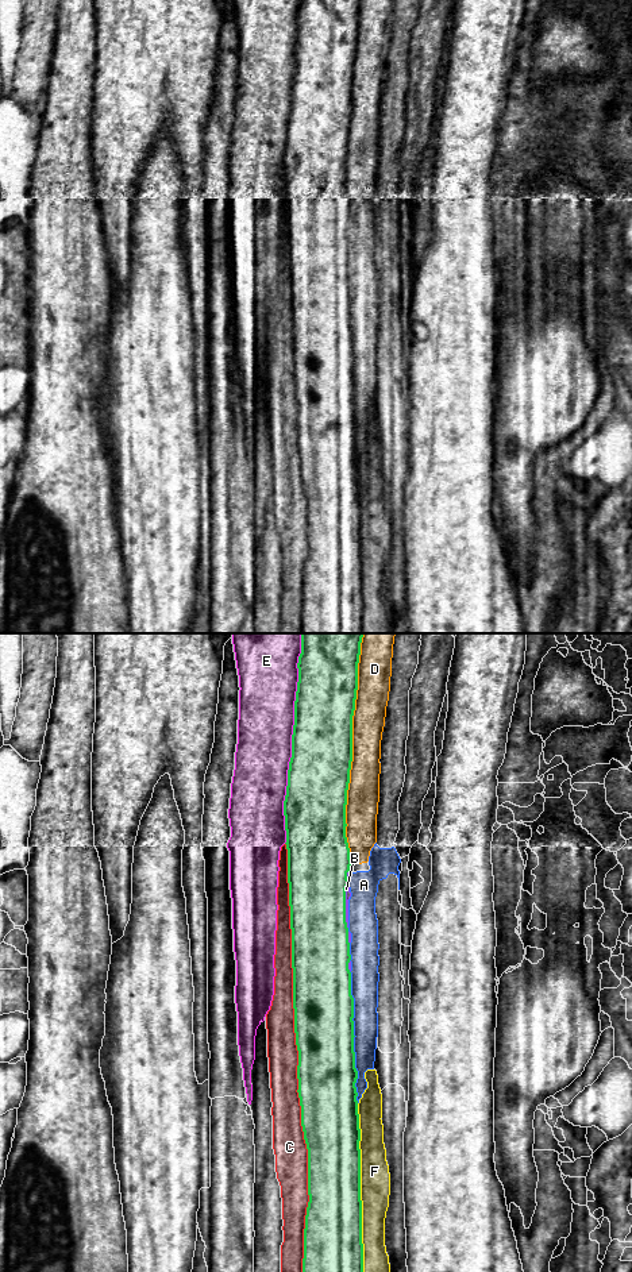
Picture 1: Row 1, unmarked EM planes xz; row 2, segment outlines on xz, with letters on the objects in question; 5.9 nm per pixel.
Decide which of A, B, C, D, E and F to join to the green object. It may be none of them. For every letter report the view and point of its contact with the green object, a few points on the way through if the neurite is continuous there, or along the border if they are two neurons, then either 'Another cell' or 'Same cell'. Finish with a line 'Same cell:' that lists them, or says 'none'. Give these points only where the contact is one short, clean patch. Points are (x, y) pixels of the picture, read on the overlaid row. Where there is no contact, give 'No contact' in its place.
A: Touches green at xz (354, 1036). Another cell
B: Touches green at xz (345, 906). Another cell
C: Touches green at xz (299, 1057). Another cell
D: Touches green at xz (351, 748). Another cell
E: Touches green at xz (292, 739). Another cell
F: Touches green at xz (359, 1187). Another cell
Same cell: none

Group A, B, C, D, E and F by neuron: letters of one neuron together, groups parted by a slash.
A D / B / C / E / F

